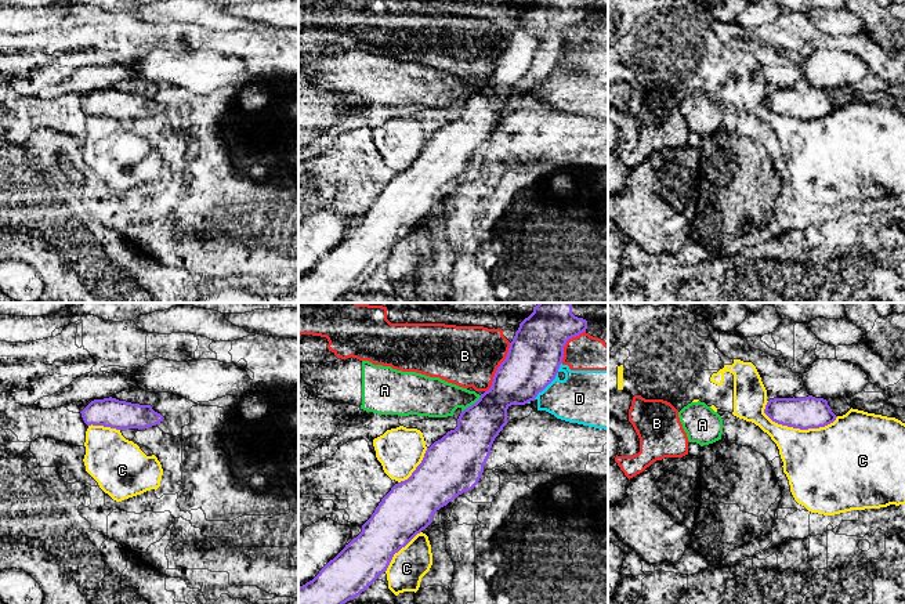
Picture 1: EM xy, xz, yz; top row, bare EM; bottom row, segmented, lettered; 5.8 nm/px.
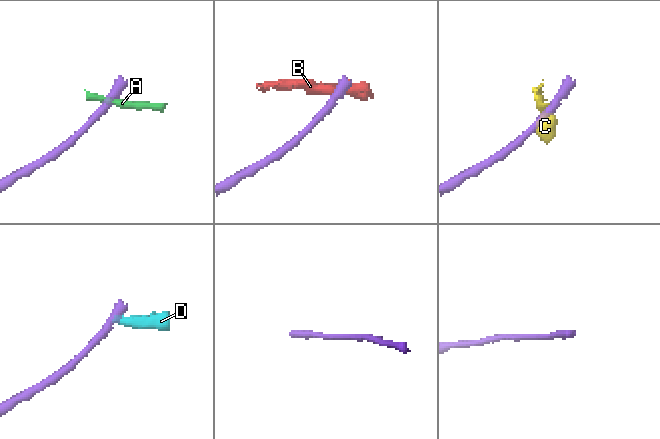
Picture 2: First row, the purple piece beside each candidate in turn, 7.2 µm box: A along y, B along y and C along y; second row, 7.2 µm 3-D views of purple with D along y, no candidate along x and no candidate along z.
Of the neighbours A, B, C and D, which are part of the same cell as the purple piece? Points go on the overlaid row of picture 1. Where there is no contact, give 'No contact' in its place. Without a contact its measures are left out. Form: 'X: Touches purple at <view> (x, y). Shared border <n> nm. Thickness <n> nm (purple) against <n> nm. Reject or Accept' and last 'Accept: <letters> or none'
A: Touches purple at xz (473, 404). Shared border 160 nm. Thickness 260 nm (purple) against 240 nm. Reject
B: Touches purple at xz (498, 368). Shared border 320 nm. Thickness 320 nm (purple) against 360 nm. Reject
C: Touches purple at yz (800, 429). Shared border 440 nm. Thickness 190 nm (purple) against 440 nm. Reject
D: Touches purple at xz (551, 380). Shared border 280 nm. Thickness 320 nm (purple) against 320 nm. Reject
Accept: none

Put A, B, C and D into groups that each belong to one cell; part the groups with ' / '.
A / B D / C

